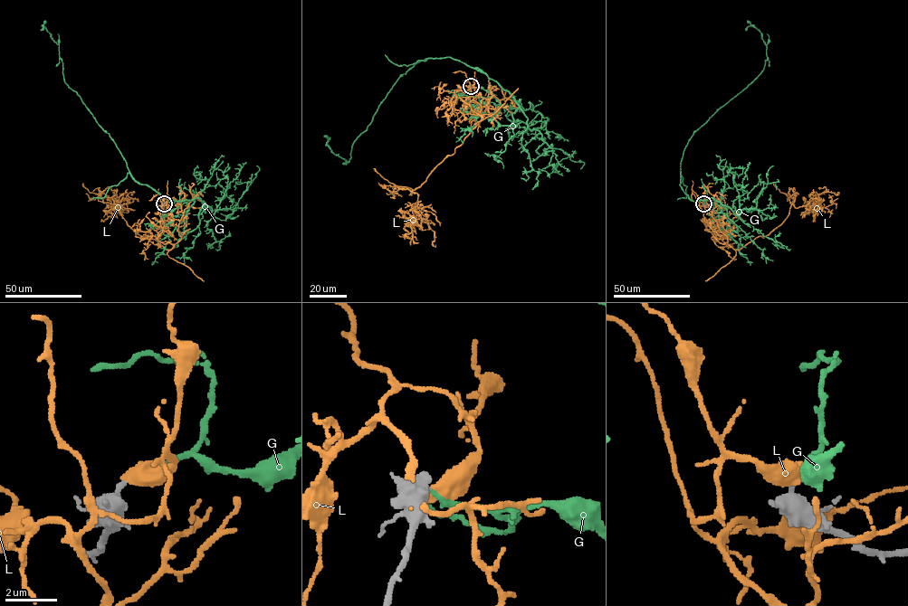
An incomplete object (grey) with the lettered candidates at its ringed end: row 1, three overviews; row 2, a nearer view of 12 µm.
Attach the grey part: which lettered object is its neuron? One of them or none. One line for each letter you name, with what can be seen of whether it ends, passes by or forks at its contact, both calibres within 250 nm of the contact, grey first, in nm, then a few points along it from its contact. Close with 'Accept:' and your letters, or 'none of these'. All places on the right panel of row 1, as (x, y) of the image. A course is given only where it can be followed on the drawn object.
G: It ends there. Thickness 360 nm (grey) against 300 nm. Its course: (703, 203), (737, 231), (721, 203), (684, 192), (680, 163), (693, 133), (764, 67), (762, 33), (745, 30)
Accept: G

